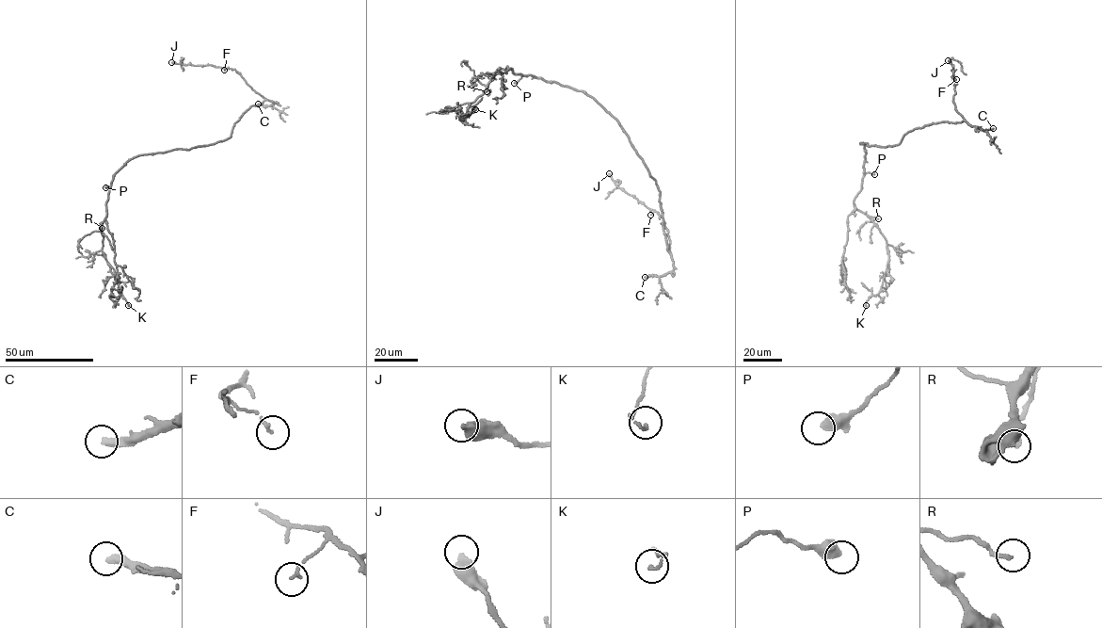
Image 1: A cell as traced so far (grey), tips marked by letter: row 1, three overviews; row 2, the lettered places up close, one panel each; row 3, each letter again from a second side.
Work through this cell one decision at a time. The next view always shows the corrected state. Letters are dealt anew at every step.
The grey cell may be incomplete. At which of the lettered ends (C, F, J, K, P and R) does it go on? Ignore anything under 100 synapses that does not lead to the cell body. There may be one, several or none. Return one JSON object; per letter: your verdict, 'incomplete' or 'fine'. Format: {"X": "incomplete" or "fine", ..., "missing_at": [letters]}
{"C": "incomplete", "F": "fine", "J": "fine", "K": "fine", "P": "fine", "R": "fine", "missing_at": ["C"]}

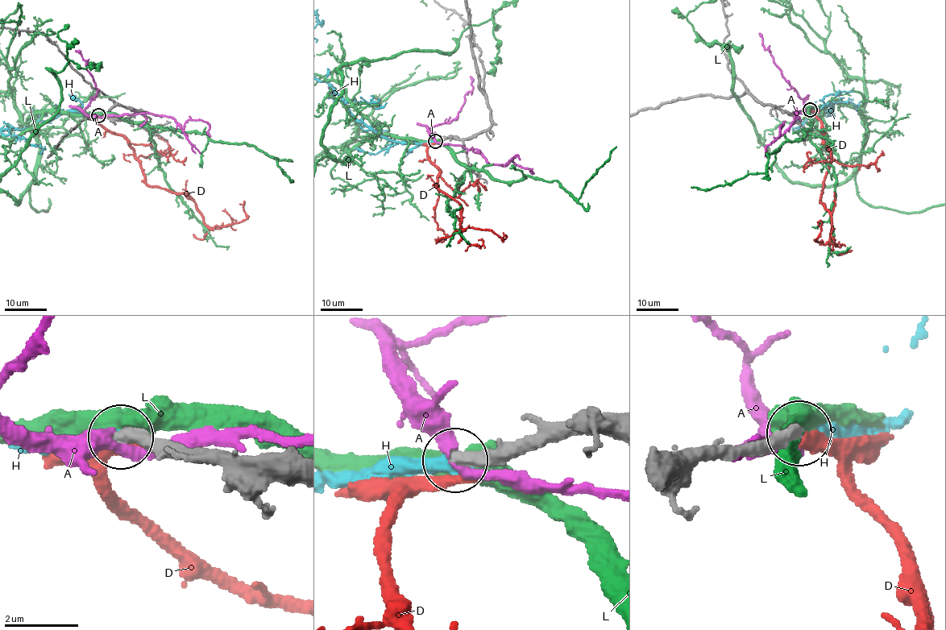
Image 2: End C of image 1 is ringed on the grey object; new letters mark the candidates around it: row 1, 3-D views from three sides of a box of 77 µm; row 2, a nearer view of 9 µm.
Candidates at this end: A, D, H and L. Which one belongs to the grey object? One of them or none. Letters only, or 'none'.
H

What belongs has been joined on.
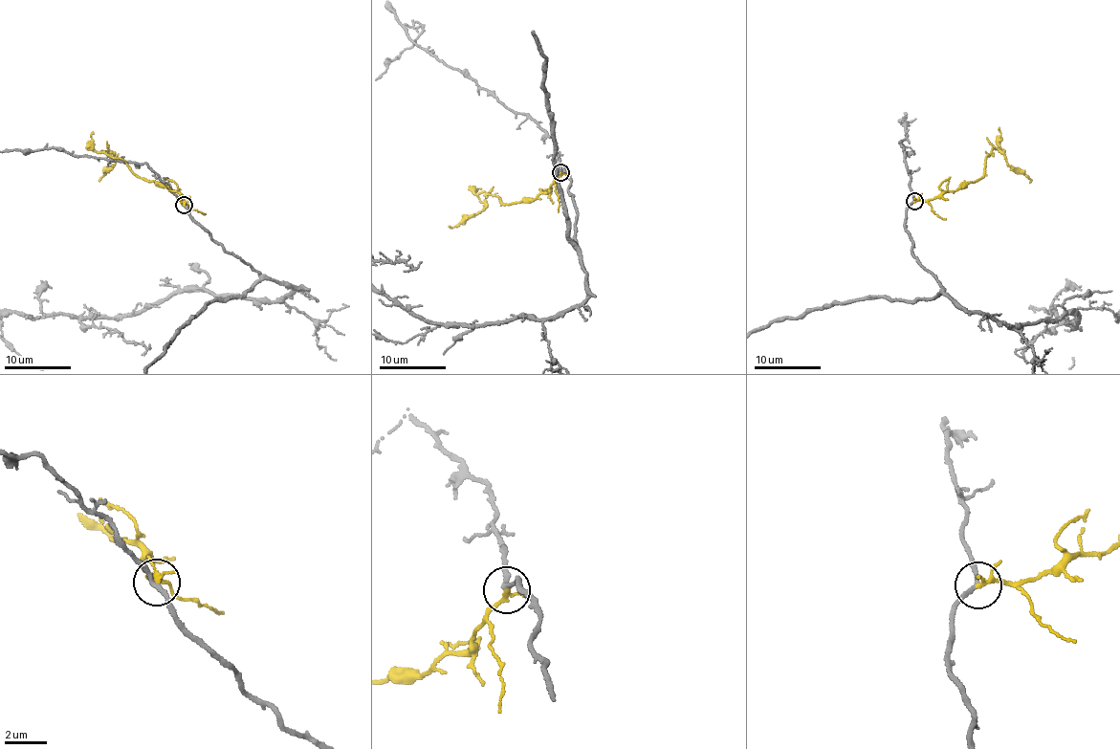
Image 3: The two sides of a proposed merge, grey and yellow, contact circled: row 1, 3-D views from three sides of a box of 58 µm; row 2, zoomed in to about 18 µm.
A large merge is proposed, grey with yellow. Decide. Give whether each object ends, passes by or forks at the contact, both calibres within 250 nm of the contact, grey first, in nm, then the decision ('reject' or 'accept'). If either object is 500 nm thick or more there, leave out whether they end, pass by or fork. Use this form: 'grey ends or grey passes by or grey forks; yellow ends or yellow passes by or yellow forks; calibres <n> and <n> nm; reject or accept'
grey passes by; yellow passes by; calibres 190 and 170 nm; accept

